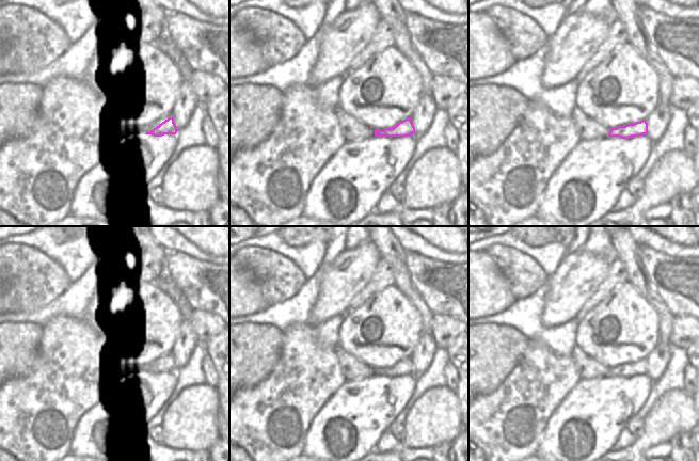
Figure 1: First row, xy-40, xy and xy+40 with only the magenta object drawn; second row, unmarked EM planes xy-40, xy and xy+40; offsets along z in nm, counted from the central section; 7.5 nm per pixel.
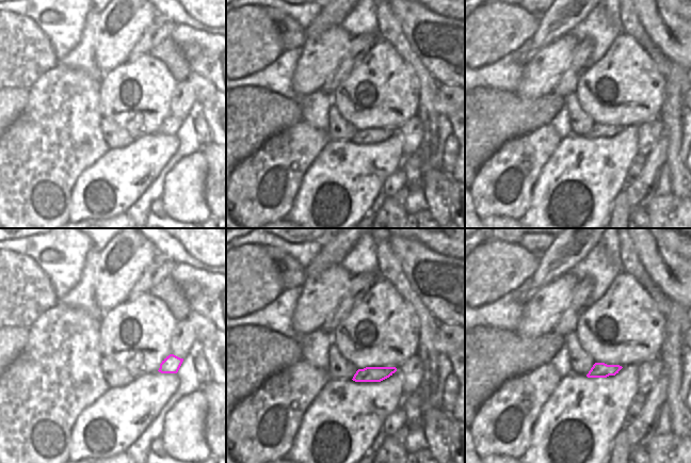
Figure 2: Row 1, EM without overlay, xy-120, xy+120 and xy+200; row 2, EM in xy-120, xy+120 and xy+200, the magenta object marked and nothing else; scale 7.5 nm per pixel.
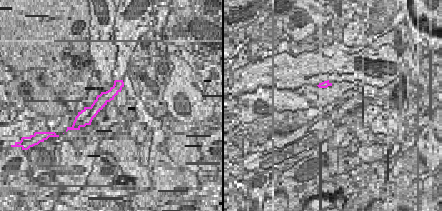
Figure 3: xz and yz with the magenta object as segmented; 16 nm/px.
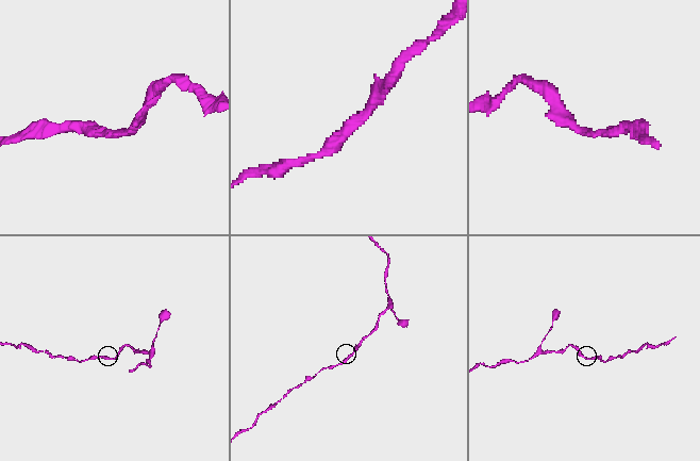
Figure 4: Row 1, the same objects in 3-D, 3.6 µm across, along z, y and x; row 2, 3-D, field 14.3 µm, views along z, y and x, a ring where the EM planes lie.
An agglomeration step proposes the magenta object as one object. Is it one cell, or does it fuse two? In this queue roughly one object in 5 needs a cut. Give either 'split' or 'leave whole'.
leave whole

